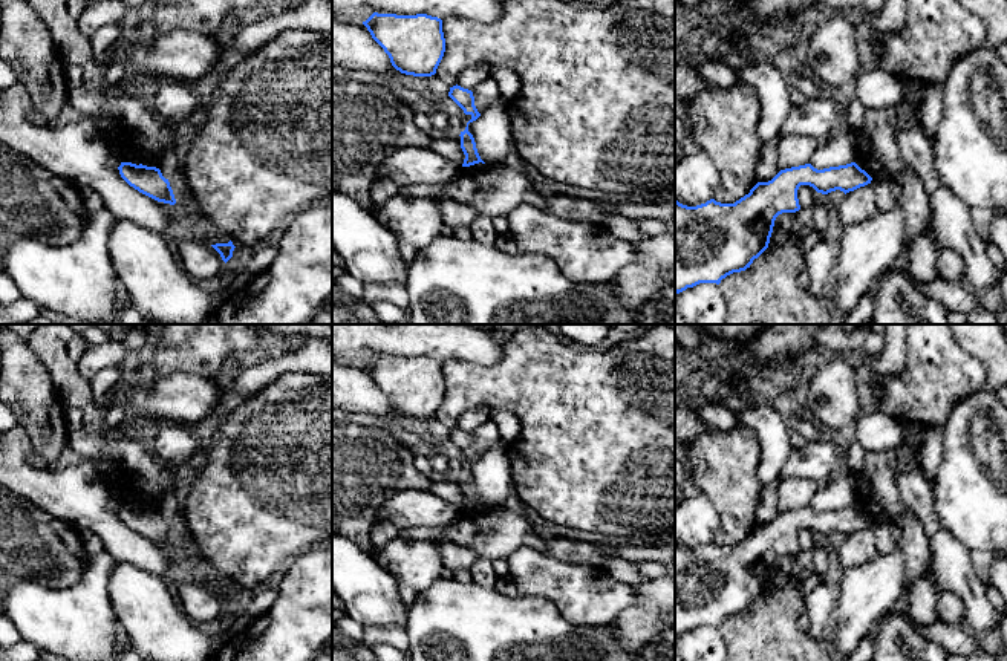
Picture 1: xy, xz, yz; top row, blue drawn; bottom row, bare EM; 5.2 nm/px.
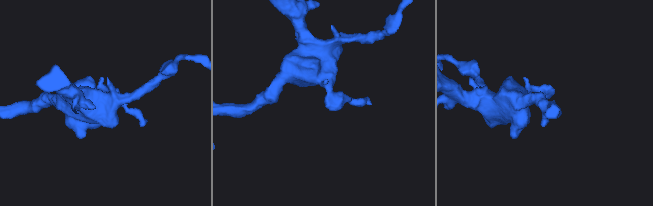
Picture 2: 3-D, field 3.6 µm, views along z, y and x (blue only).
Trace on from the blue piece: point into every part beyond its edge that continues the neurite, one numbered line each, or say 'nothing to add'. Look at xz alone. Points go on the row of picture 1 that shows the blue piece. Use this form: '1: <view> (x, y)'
nothing to add

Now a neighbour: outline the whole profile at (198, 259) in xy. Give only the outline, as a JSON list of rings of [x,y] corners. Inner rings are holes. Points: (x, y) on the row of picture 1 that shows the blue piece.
[[[196,239],[174,243],[174,252],[182,269],[194,282],[213,278],[225,268],[220,254]]]

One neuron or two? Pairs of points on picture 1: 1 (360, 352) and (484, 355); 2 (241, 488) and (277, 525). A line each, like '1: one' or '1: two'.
1: one
2: one

